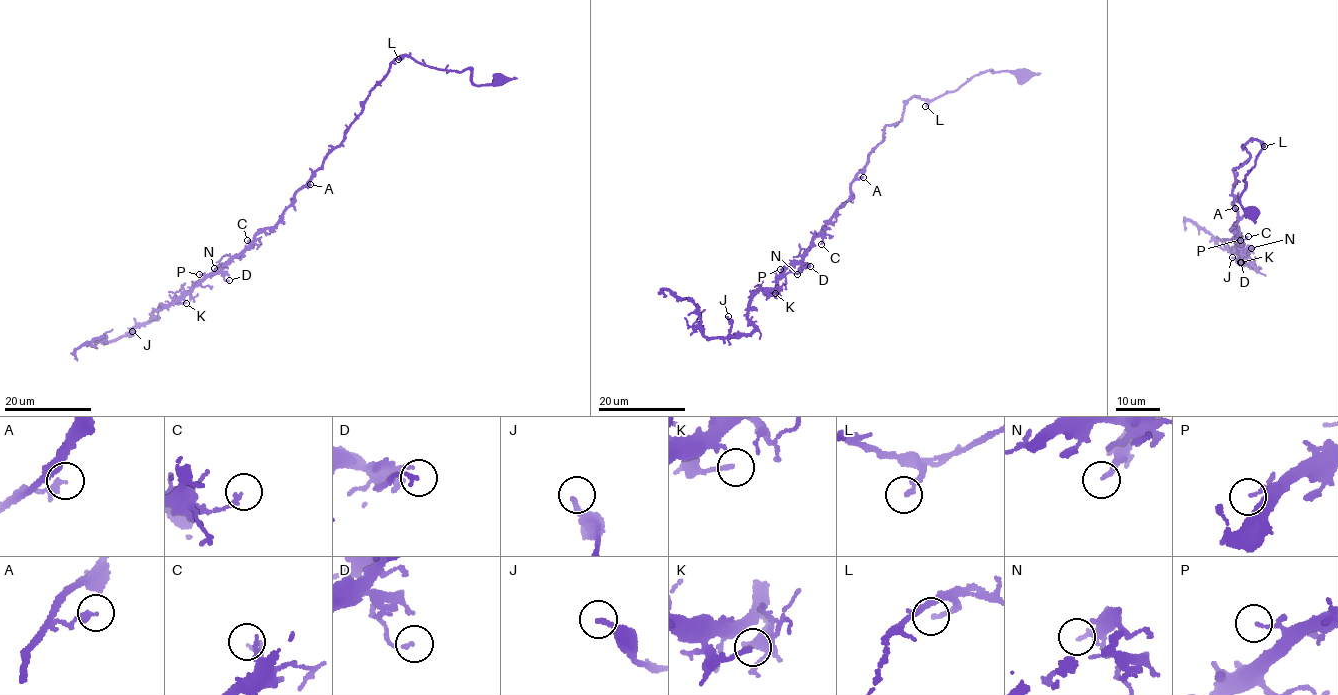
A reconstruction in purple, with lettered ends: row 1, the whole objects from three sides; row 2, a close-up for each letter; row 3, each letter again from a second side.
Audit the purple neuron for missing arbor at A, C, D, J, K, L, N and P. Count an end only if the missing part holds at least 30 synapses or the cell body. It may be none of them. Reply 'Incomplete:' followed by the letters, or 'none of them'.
Incomplete: none of them

